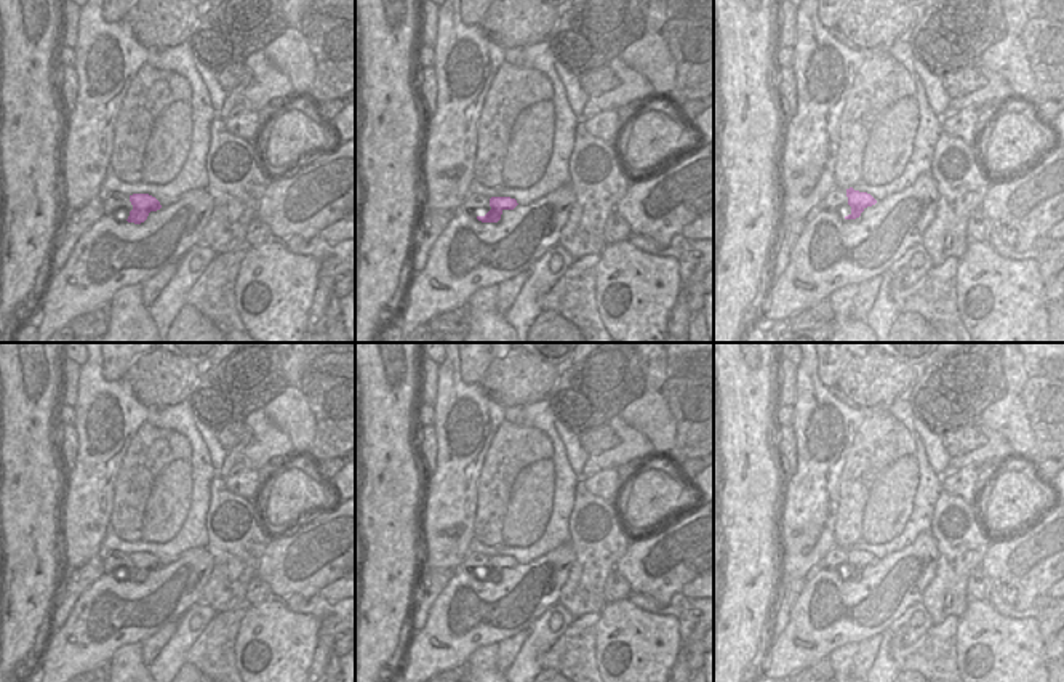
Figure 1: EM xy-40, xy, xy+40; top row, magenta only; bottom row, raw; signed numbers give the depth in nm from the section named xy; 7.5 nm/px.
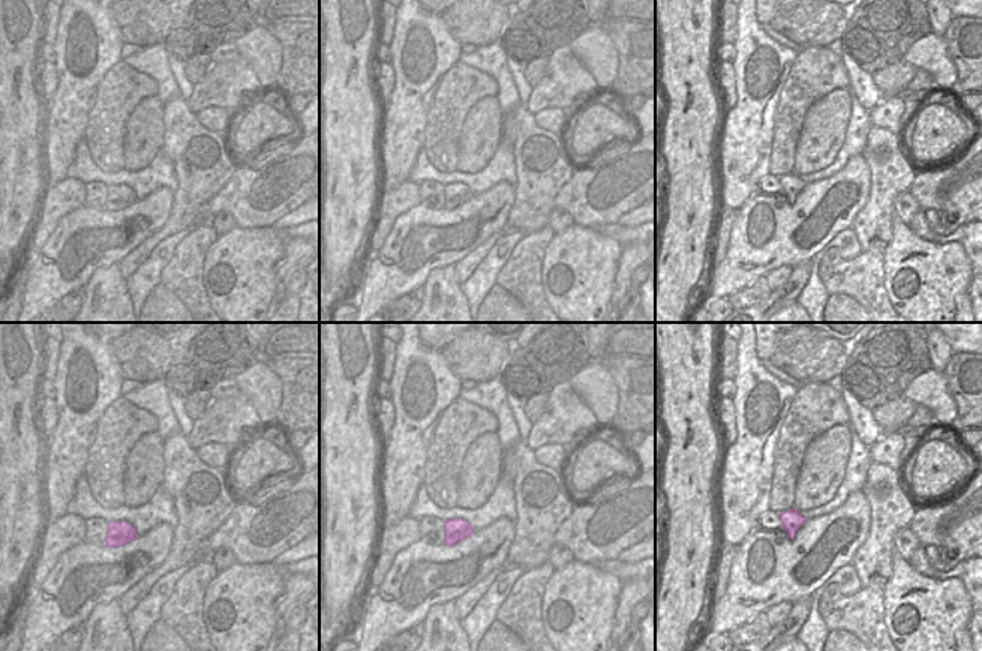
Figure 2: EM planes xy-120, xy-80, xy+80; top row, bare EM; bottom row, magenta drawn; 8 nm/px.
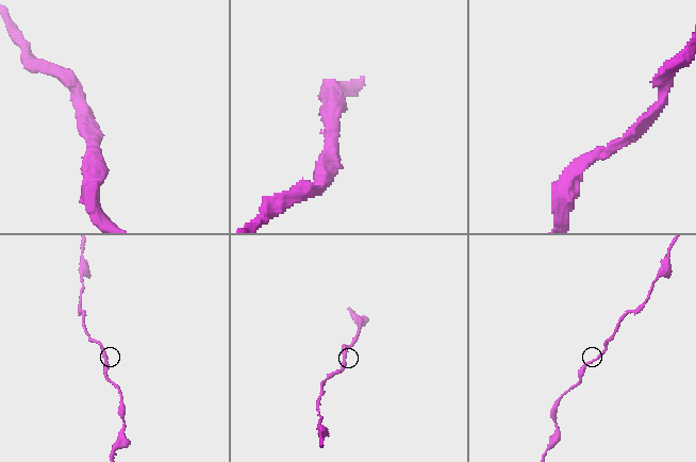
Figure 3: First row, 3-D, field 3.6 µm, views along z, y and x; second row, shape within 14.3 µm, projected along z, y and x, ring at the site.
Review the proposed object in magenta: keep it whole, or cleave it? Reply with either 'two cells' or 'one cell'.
one cell

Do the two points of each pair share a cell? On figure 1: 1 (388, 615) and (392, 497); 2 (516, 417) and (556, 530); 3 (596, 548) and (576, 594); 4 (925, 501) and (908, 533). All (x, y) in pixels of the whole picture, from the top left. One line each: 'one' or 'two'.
1: one
2: one
3: one
4: one

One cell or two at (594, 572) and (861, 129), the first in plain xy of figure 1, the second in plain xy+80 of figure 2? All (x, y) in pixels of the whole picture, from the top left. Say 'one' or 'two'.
two

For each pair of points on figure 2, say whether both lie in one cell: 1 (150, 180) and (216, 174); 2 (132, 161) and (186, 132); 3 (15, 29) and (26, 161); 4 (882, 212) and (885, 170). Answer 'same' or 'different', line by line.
1: different
2: different
3: same
4: same

